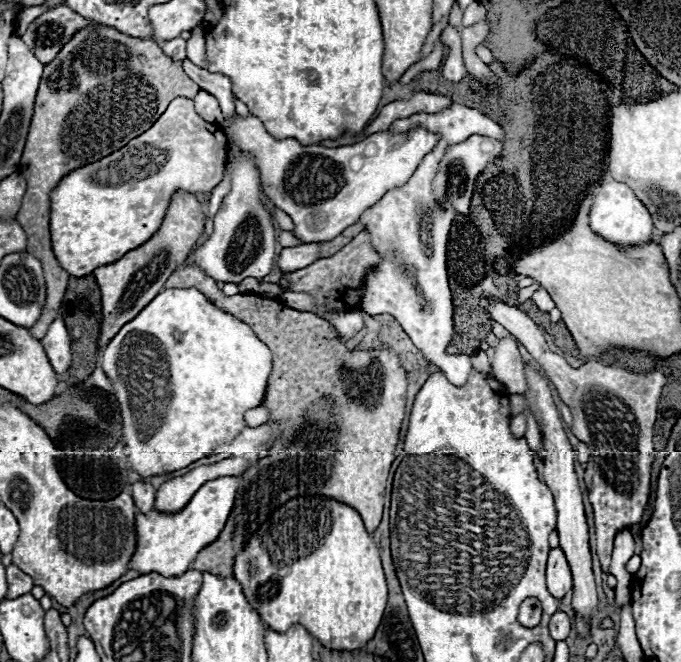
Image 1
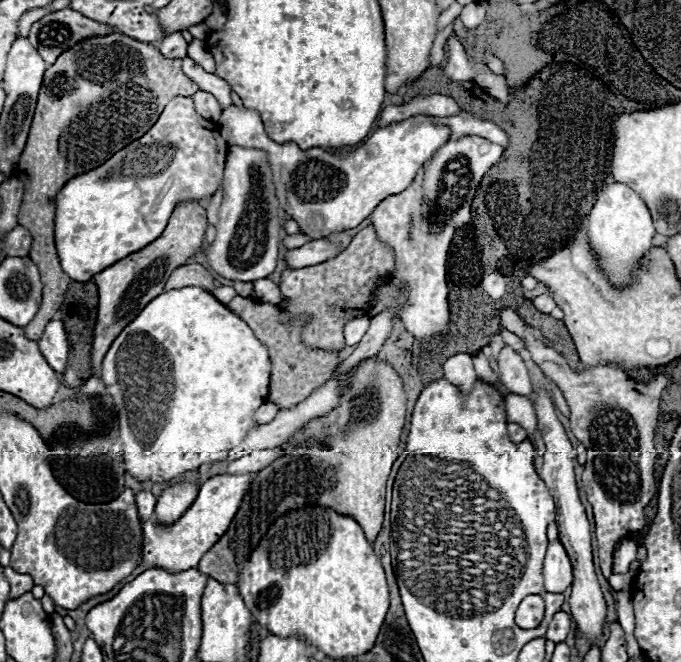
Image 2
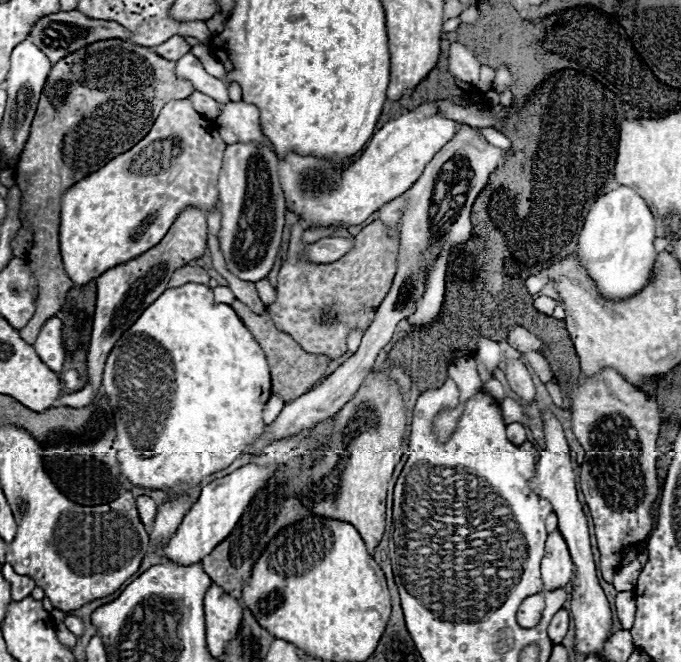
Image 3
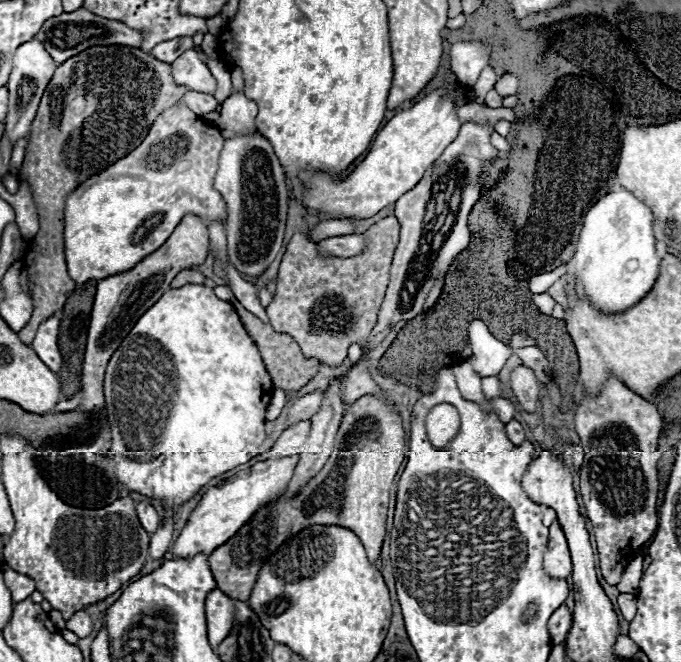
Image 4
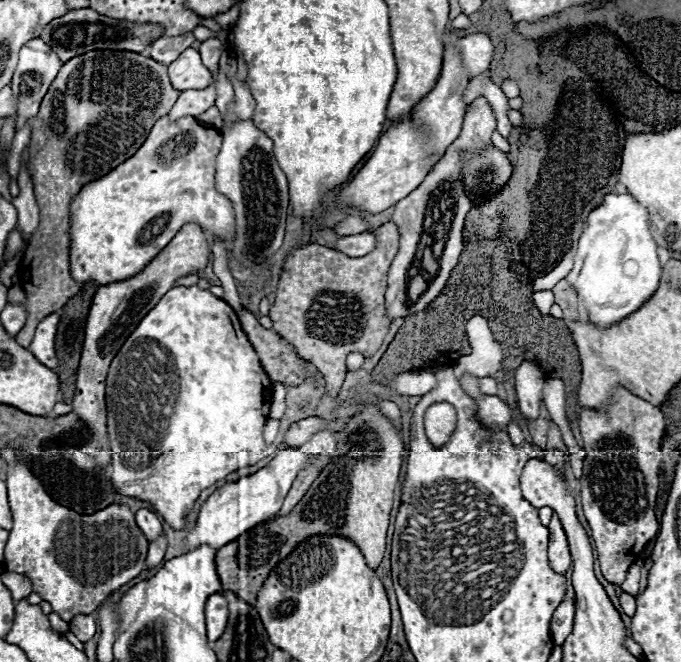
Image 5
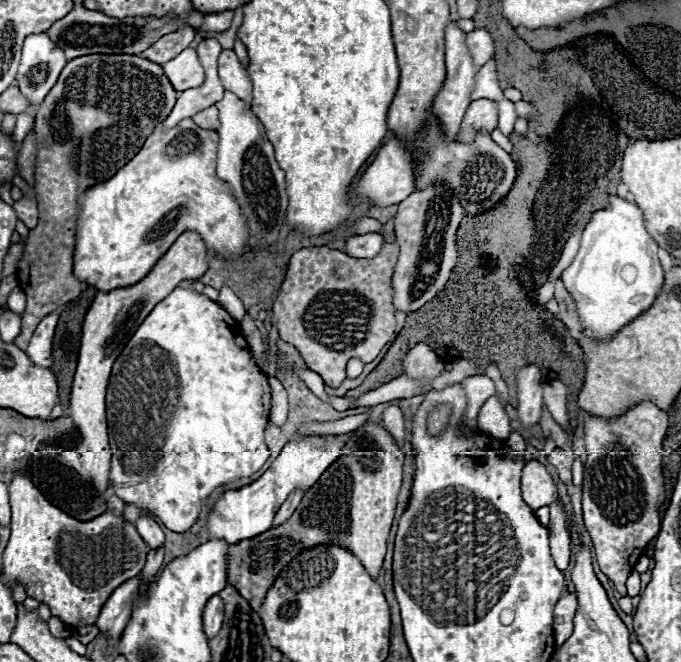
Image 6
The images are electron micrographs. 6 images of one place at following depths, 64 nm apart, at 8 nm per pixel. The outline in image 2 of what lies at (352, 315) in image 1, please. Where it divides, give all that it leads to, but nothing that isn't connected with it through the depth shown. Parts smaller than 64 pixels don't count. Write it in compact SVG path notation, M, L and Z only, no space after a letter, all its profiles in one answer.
M360 316L360 318L352 318L344 324L344 338L348 344L356 344L360 342L360 338L364 336L364 330L368 330L368 318Z

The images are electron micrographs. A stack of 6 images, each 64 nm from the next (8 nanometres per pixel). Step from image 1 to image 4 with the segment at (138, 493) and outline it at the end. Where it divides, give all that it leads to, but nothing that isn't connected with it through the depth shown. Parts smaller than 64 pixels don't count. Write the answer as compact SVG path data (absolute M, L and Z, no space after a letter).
M142 500L140 504L136 504L136 512L140 518L140 524L144 526L144 530L148 530L152 534L152 530L156 530L156 526L160 524L158 512L154 510L154 506L148 500Z

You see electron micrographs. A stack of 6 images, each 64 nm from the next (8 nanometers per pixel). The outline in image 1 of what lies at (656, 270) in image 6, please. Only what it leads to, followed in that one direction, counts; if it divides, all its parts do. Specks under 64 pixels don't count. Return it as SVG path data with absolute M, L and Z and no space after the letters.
M610 180L610 182L604 182L594 196L594 204L590 210L590 228L602 238L608 238L610 242L616 242L620 246L632 246L632 244L648 242L652 236L654 224L646 206L634 196L630 188L622 182Z

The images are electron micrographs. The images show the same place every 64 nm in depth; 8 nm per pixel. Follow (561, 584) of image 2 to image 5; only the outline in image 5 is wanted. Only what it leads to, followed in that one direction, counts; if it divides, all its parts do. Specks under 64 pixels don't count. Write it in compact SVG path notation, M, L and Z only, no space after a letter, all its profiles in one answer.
M552 516L552 522L548 524L550 528L550 546L548 546L548 564L554 572L566 574L570 568L570 550L566 542L566 534L562 530L562 524L558 516Z

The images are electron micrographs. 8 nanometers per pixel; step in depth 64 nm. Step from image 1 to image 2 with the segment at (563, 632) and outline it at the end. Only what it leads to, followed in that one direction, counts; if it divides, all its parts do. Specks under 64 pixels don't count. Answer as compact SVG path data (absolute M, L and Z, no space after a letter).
M566 612L554 614L554 618L552 618L550 626L548 626L546 638L552 640L552 642L556 642L556 644L558 644L558 642L564 642L566 634L570 632L570 624L572 624L572 620L570 620L570 616L568 616Z

